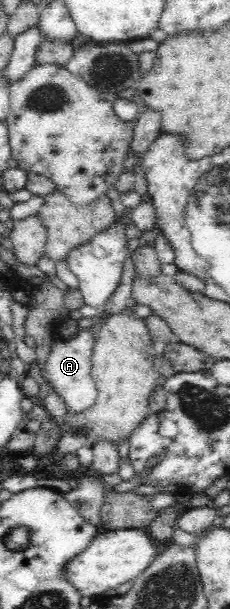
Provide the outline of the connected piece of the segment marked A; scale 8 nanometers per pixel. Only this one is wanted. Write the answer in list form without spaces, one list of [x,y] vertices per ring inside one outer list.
[[[84,325],[71,340],[54,342],[51,345],[51,352],[45,363],[43,377],[50,379],[50,387],[55,389],[66,404],[66,417],[76,415],[76,413],[84,413],[86,408],[93,406],[97,398],[97,385],[90,373],[90,357],[96,337],[97,333],[91,332],[88,325]]]

